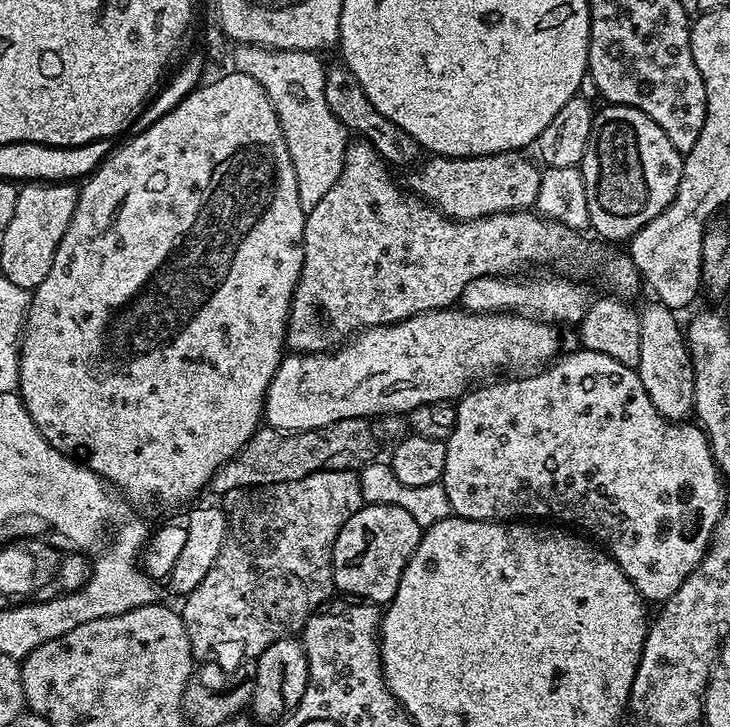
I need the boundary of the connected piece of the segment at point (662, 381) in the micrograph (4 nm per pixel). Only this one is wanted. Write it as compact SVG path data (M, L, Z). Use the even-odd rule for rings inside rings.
M652 298L643 309L639 309L641 322L641 338L639 341L639 359L636 372L640 375L642 386L646 386L646 394L650 394L650 402L667 420L684 422L693 415L694 402L694 370L692 356L688 352L685 329L676 321L677 313L659 300Z

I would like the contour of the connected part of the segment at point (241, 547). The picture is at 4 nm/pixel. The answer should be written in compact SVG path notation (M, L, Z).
M348 470L316 472L297 481L262 485L244 497L228 516L228 533L214 566L210 566L210 574L202 578L193 592L187 593L185 600L188 601L182 607L193 661L217 664L228 672L249 658L260 656L266 646L295 637L304 623L329 603L328 595L334 592L334 542L342 526L365 505L360 477Z

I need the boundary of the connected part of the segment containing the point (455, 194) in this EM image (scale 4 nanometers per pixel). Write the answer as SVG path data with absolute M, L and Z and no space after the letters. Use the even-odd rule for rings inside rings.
M499 152L485 156L438 156L433 155L419 165L420 172L409 178L407 187L431 207L454 220L477 220L503 212L523 212L531 209L538 198L541 169L535 168L520 152Z

